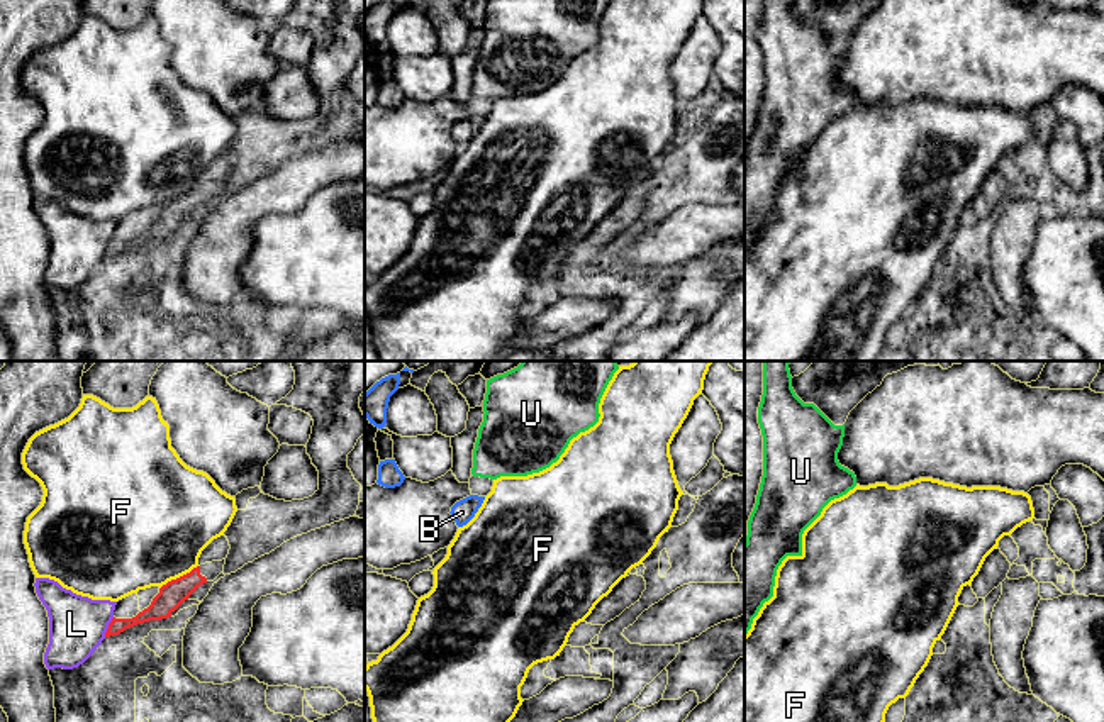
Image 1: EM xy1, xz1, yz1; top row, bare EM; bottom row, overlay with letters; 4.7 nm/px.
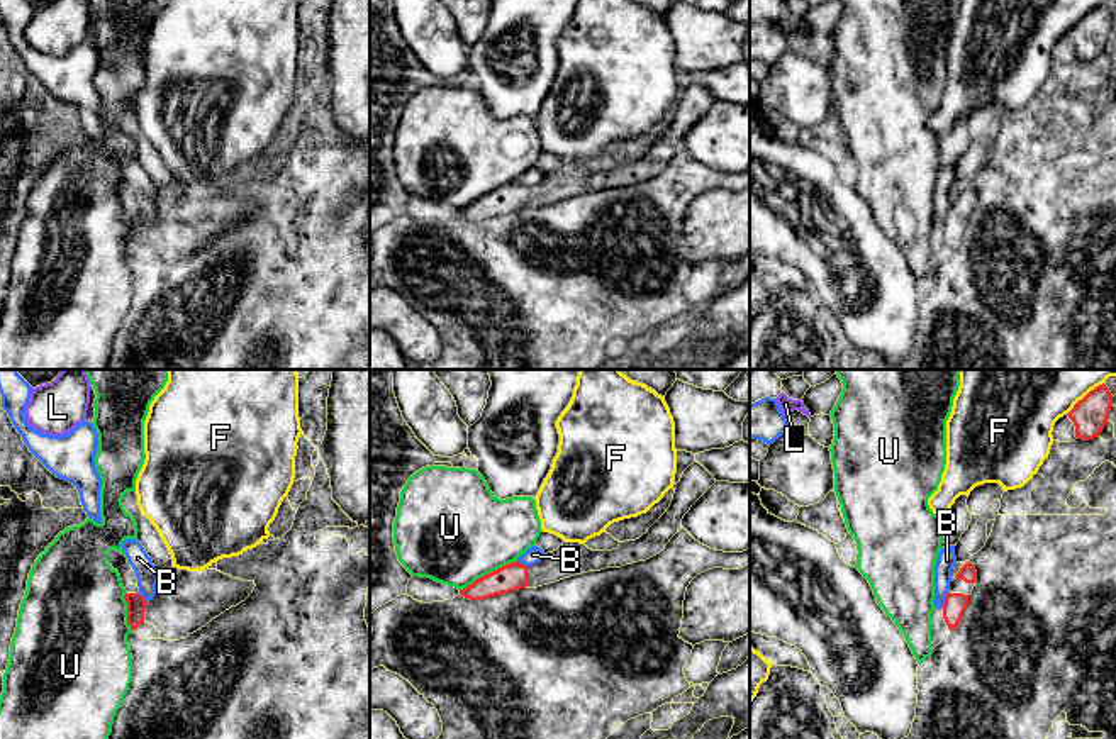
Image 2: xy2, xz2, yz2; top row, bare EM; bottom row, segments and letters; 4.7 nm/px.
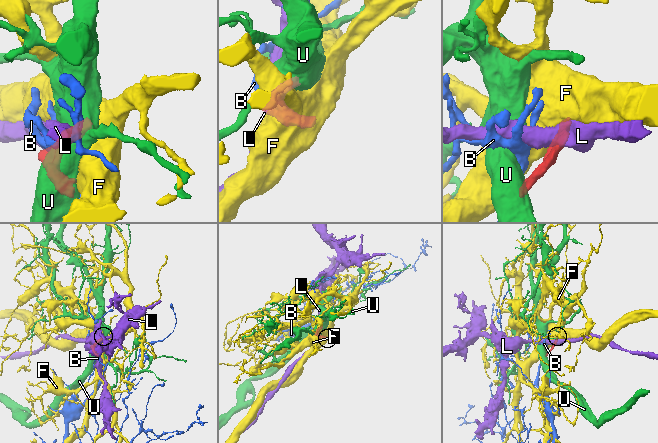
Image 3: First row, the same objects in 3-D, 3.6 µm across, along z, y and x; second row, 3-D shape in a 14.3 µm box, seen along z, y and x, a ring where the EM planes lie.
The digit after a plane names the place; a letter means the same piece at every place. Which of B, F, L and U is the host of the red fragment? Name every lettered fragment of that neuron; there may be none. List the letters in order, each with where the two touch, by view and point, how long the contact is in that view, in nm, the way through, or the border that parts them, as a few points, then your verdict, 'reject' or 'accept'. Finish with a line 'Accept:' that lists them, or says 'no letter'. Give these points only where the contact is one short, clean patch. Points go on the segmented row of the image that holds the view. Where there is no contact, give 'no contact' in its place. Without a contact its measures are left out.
B: meets red in yz2 at (945, 600); contact 90 nm long; border along yz2 (948, 592), (942, 607); reject
F: meets red in xy1 at (180, 577); contact 220 nm long; reject
L: meets red in xy1 at (109, 627); contact 110 nm long; border along xy1 (114, 617), (104, 636); reject
U: meets red in xz2 at (489, 573); contact 300 nm long; border along xz2 (516, 560), (475, 578), (460, 590); reject
Accept: no letter

